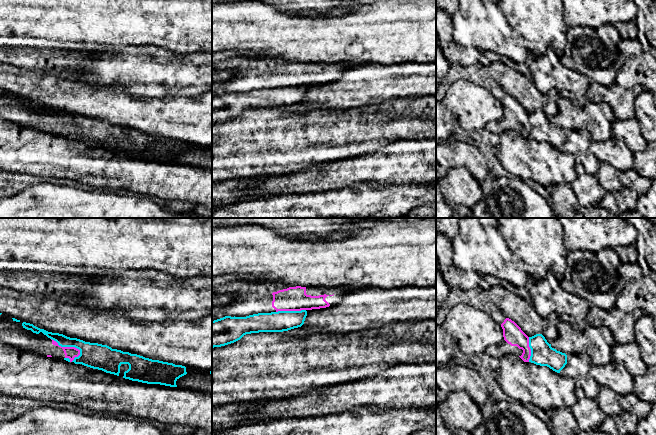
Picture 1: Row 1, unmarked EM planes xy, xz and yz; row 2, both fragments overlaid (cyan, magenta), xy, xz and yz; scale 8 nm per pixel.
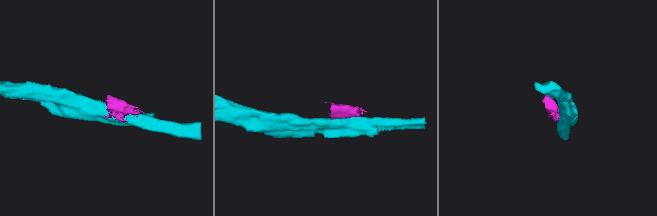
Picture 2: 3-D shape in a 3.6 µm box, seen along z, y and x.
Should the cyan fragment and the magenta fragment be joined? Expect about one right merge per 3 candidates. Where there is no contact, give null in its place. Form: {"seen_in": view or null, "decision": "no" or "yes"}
{"seen_in": "xy", "decision": "no"}

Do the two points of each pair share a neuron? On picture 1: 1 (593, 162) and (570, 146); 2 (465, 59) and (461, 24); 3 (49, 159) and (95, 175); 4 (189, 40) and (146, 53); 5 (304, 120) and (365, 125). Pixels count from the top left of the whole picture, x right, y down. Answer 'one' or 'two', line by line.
1: one
2: two
3: one
4: two
5: one

